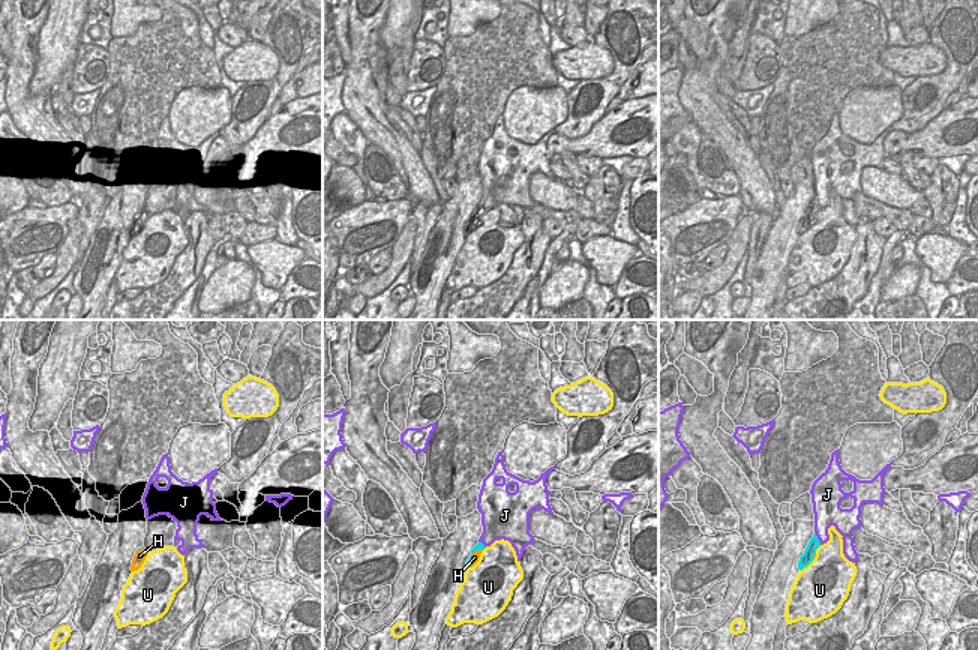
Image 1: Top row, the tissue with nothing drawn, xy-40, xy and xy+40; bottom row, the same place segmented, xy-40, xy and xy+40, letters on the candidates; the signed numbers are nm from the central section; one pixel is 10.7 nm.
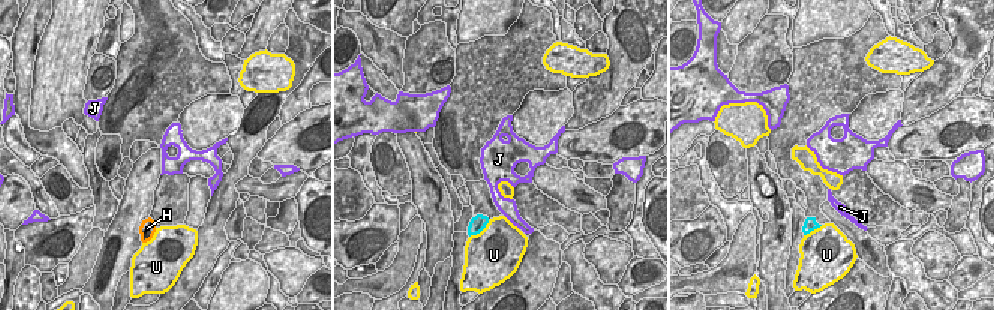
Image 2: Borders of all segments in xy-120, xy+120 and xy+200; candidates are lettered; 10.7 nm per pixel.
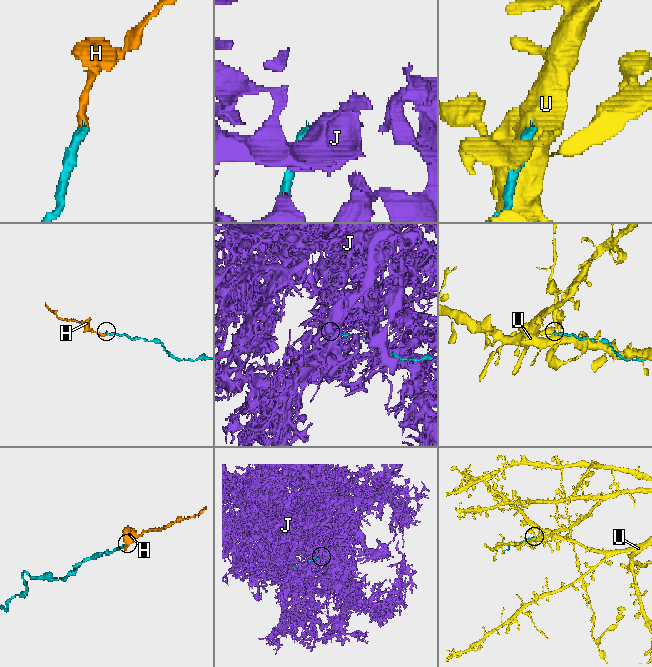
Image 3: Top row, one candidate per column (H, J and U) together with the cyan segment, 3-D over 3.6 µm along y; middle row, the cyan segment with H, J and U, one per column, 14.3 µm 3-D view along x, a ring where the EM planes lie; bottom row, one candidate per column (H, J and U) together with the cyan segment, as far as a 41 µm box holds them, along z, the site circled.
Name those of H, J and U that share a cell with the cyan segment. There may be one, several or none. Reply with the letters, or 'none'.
H.

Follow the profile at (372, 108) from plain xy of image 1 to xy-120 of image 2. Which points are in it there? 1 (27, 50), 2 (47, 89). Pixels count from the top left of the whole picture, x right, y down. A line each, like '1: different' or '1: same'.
1: same
2: different

